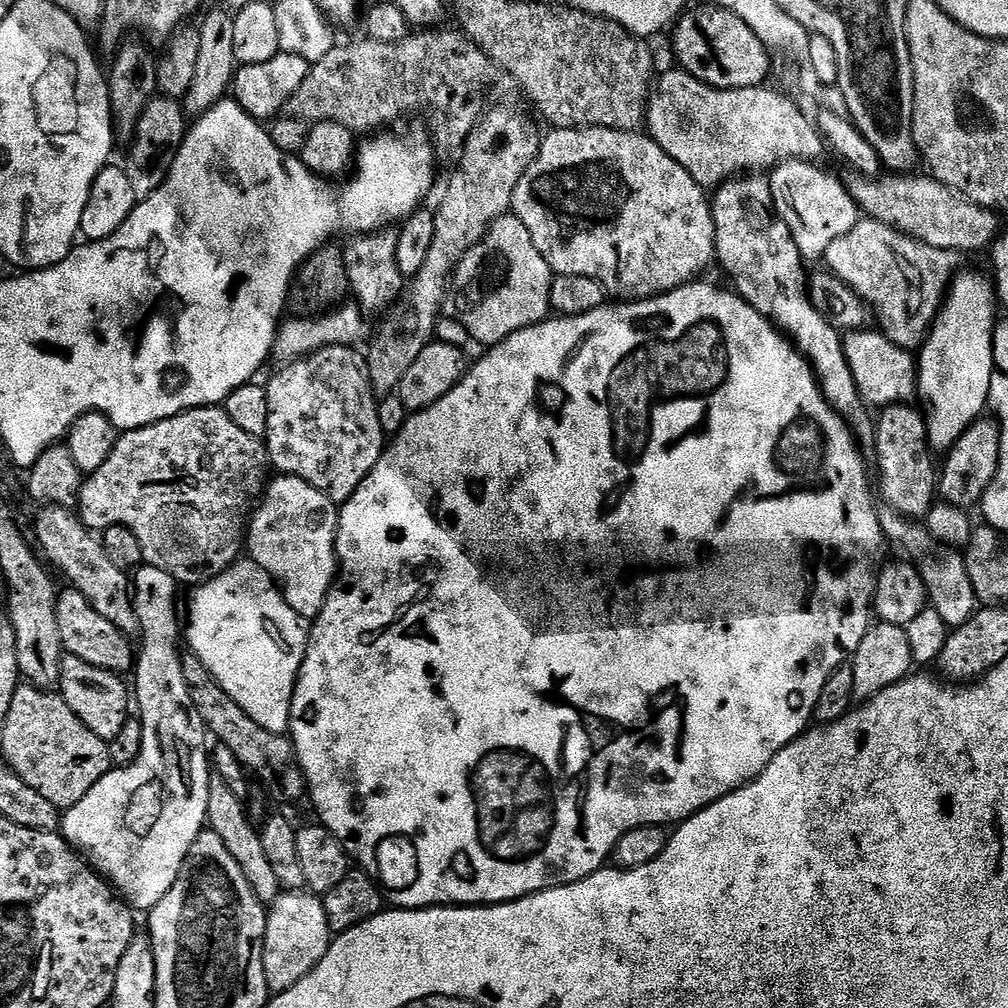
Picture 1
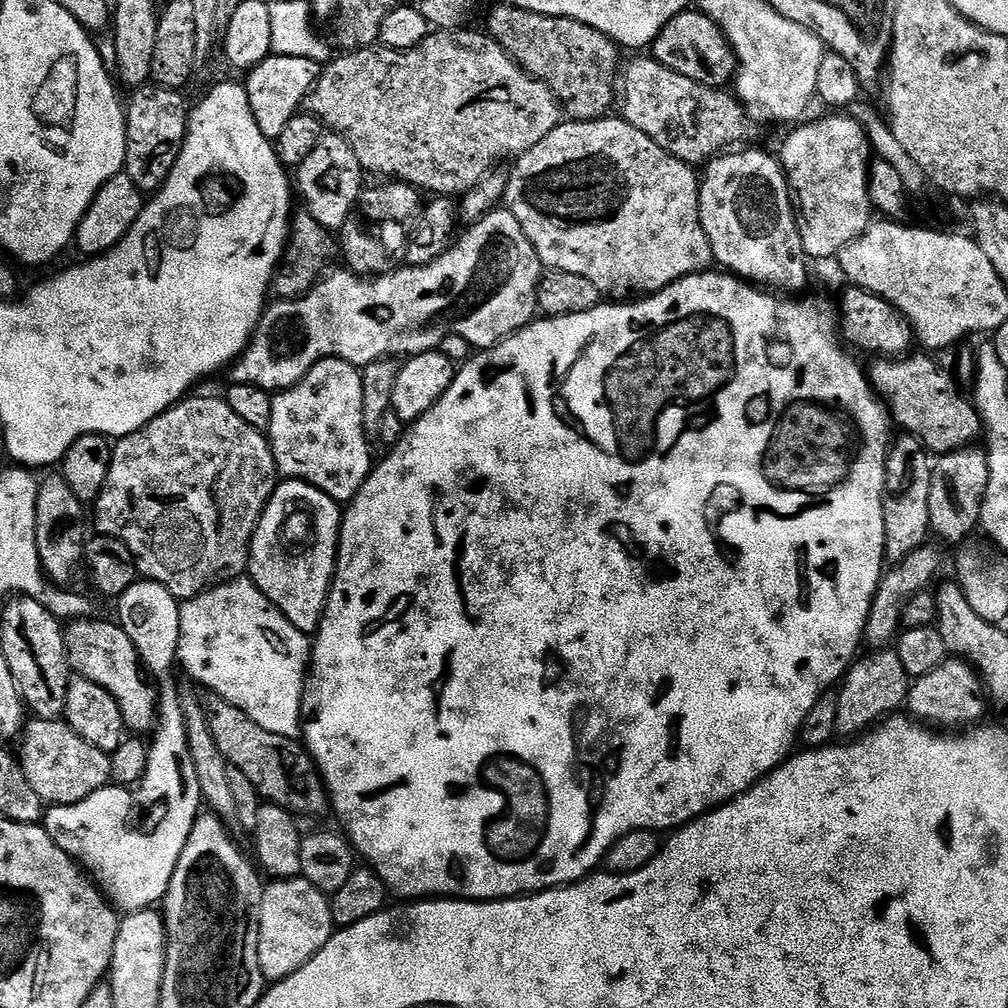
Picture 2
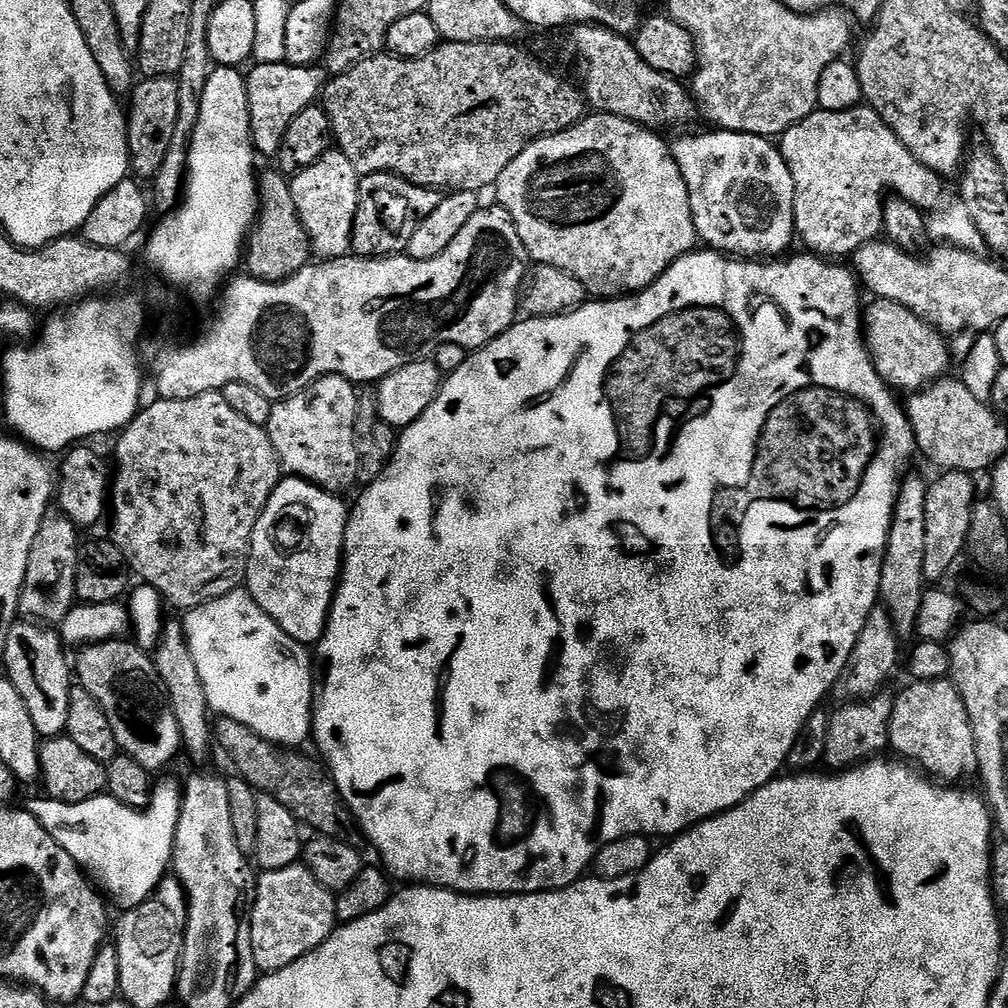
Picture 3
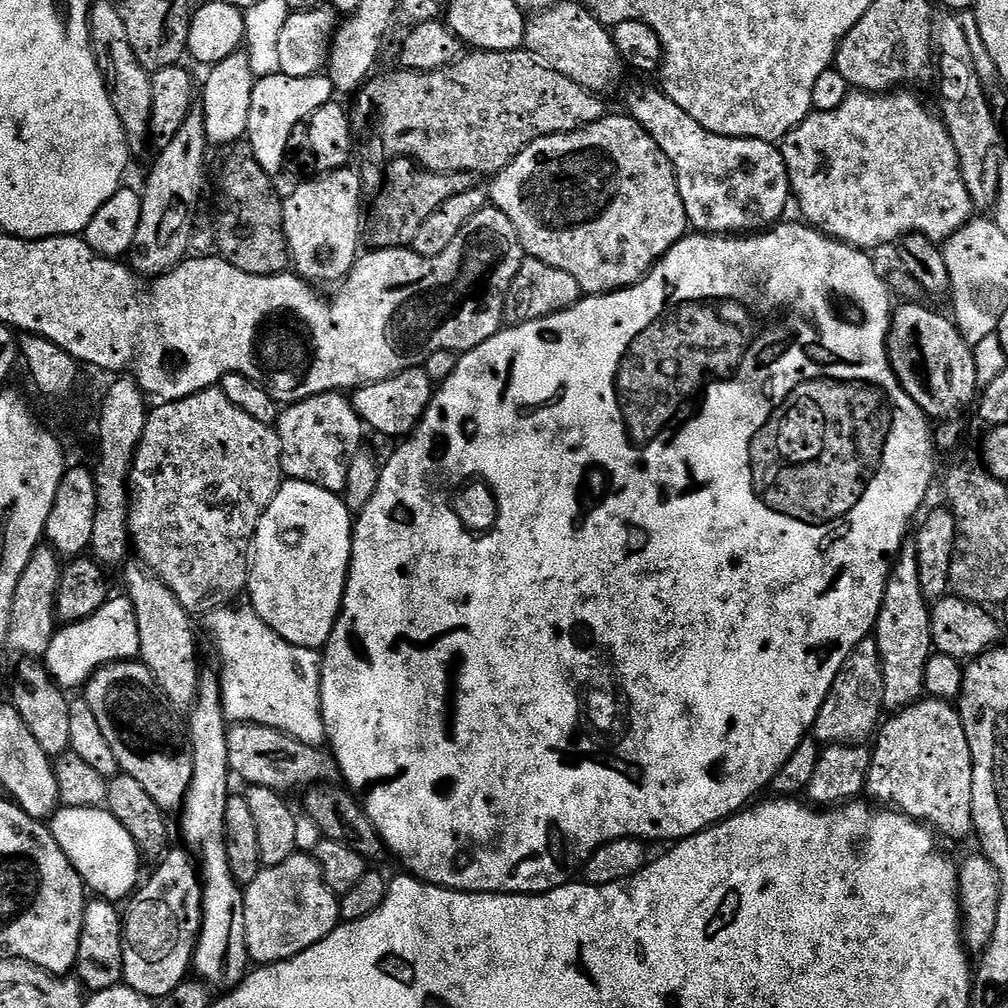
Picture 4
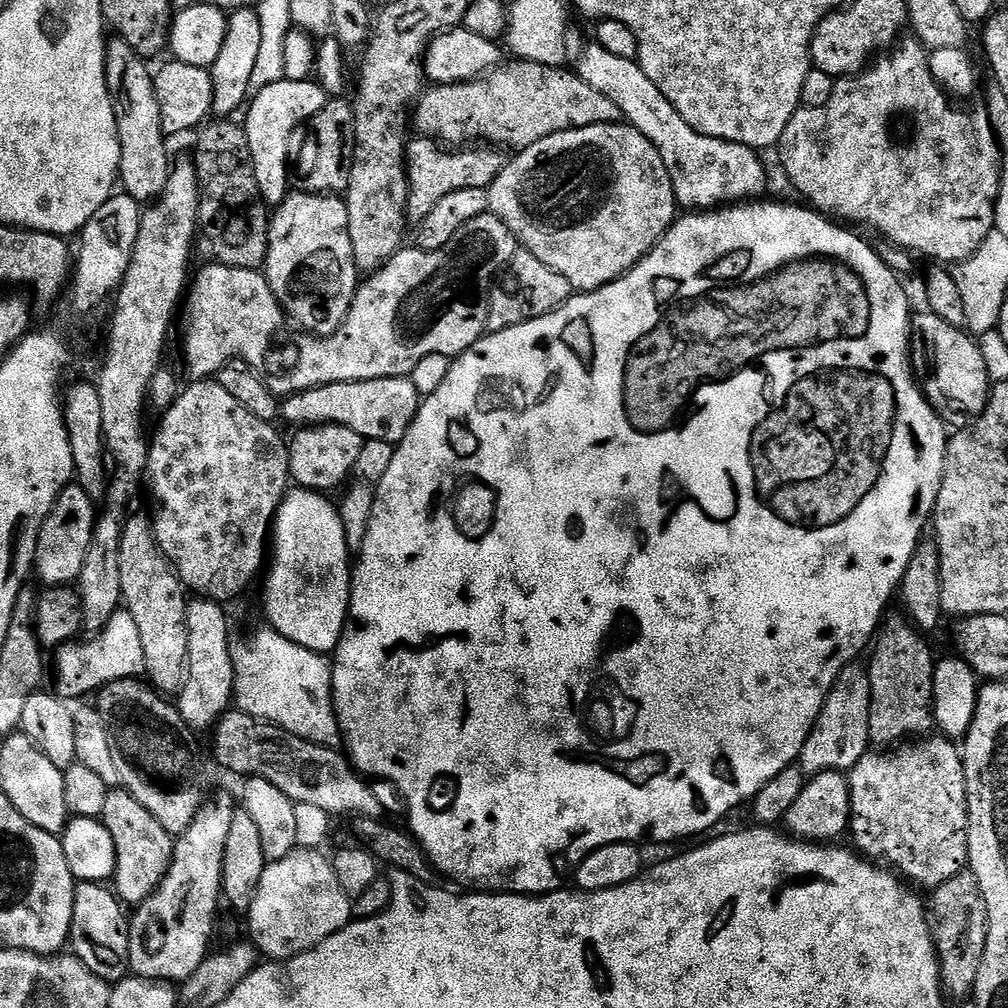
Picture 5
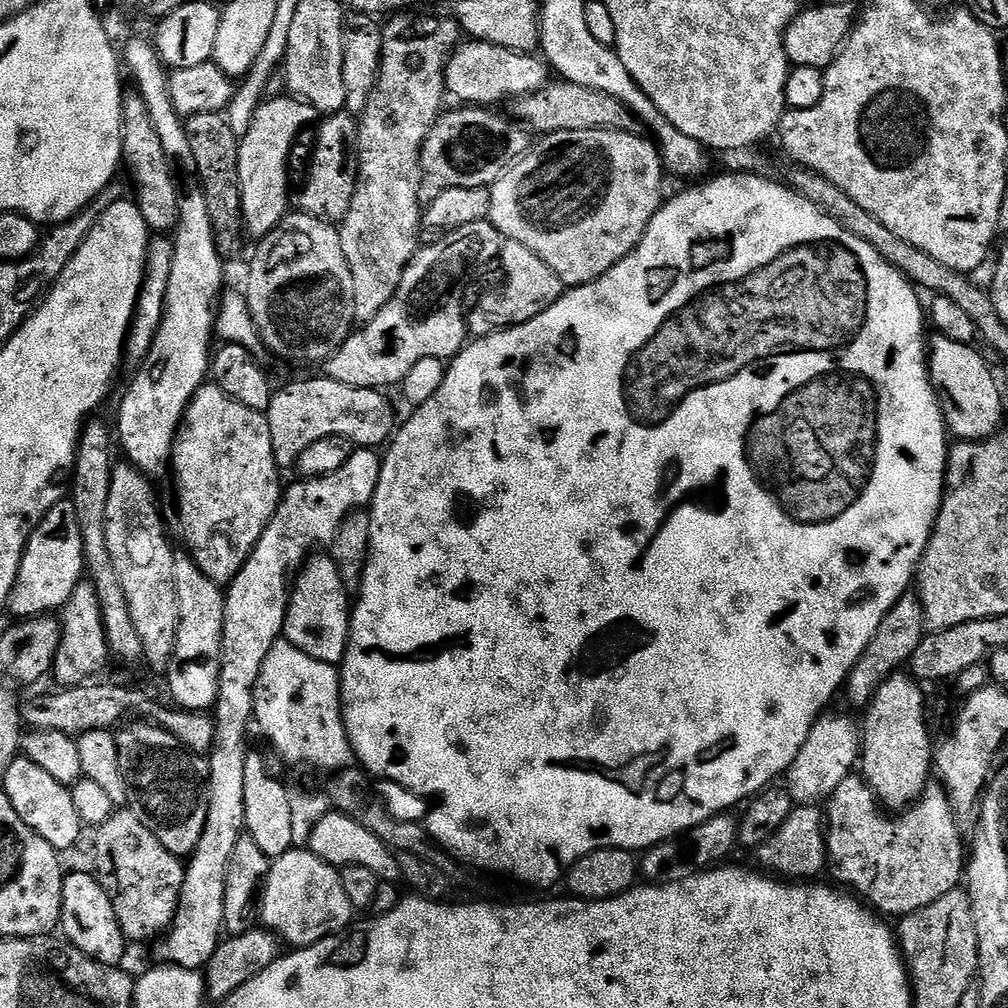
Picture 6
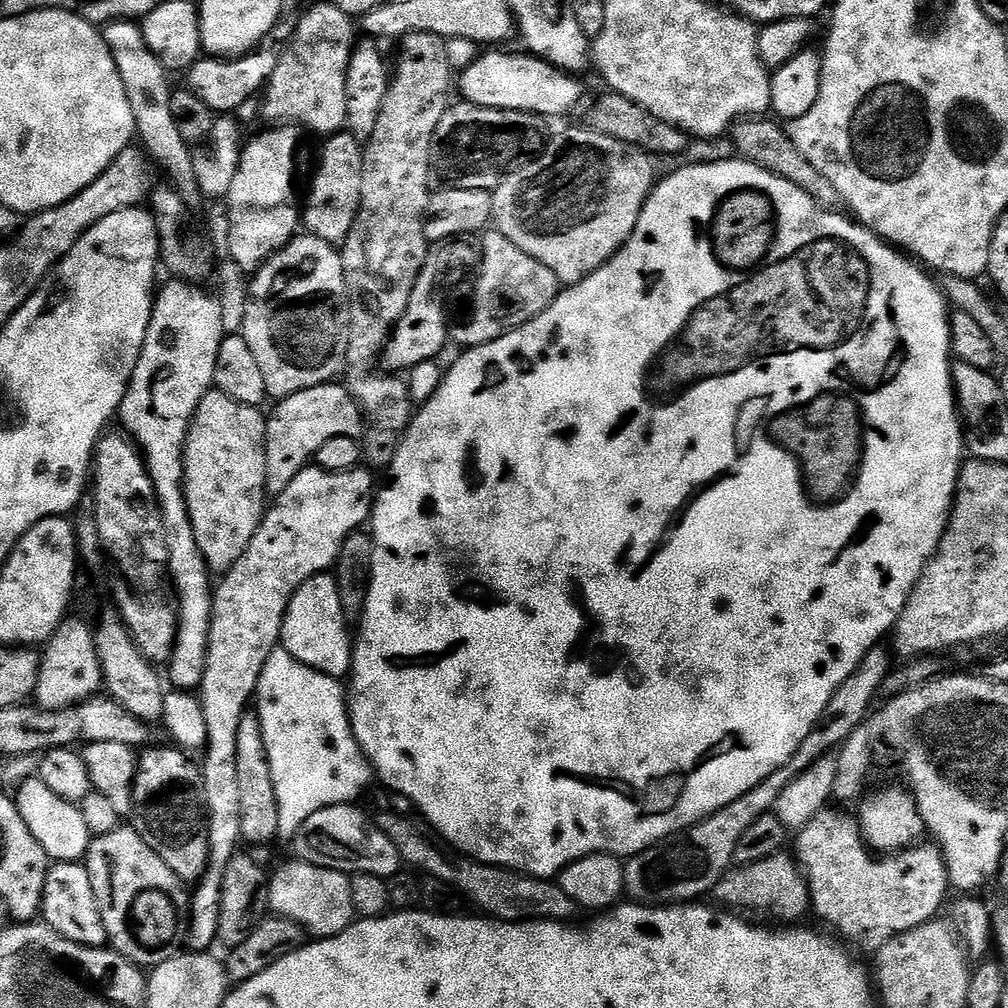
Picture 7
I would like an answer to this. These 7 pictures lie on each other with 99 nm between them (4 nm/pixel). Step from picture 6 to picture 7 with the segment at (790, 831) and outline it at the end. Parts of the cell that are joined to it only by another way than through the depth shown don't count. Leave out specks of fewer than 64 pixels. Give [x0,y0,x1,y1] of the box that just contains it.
[714,851,810,922]

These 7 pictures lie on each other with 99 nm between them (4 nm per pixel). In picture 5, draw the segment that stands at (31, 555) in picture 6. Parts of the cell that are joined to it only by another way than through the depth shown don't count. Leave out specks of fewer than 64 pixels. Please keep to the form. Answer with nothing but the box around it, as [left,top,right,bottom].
[34,482,98,585]

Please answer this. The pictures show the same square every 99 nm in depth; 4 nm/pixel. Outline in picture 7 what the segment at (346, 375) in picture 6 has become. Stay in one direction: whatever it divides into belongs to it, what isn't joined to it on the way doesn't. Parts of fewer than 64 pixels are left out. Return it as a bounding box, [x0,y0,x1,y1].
[382,238,482,374]

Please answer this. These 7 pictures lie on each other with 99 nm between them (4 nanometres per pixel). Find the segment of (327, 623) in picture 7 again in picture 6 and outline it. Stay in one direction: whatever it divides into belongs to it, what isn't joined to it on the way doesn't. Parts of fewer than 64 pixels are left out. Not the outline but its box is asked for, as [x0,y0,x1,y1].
[283,555,350,666]

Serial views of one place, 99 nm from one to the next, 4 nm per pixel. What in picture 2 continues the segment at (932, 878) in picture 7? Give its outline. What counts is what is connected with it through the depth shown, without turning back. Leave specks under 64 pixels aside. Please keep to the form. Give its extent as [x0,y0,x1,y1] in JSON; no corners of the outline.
[906,658,985,730]

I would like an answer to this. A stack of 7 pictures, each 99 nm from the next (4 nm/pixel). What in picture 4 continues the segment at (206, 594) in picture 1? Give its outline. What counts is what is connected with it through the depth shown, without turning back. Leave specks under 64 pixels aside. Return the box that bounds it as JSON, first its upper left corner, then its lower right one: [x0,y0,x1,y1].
[204,606,325,748]

